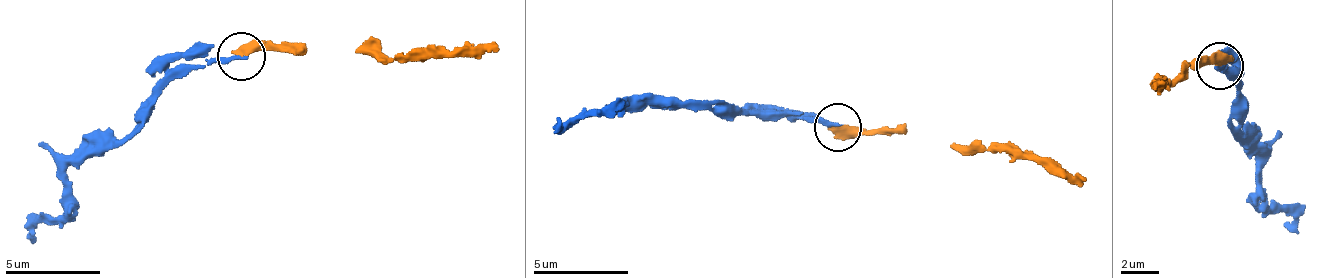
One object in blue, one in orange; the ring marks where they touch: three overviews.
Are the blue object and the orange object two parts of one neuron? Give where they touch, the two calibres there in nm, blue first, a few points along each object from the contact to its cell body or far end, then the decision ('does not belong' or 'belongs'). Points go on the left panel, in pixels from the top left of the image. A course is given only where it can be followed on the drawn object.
place (241, 56); calibres 240 and 550 nm; course blue (242, 58), (186, 65), (123, 138), (97, 137), (65, 168), (65, 206), (31, 229), (36, 244); course orange (242, 58), (257, 48), (305, 47), (417, 62), (450, 58), (498, 43); does not belong

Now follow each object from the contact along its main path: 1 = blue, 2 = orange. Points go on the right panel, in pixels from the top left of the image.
1: (1218, 67), (1231, 68), (1242, 134), (1253, 130), (1262, 158), (1262, 195), (1292, 218), (1290, 233)
2: (1218, 67), (1217, 60), (1197, 62), (1159, 89), (1151, 89), (1156, 82)

